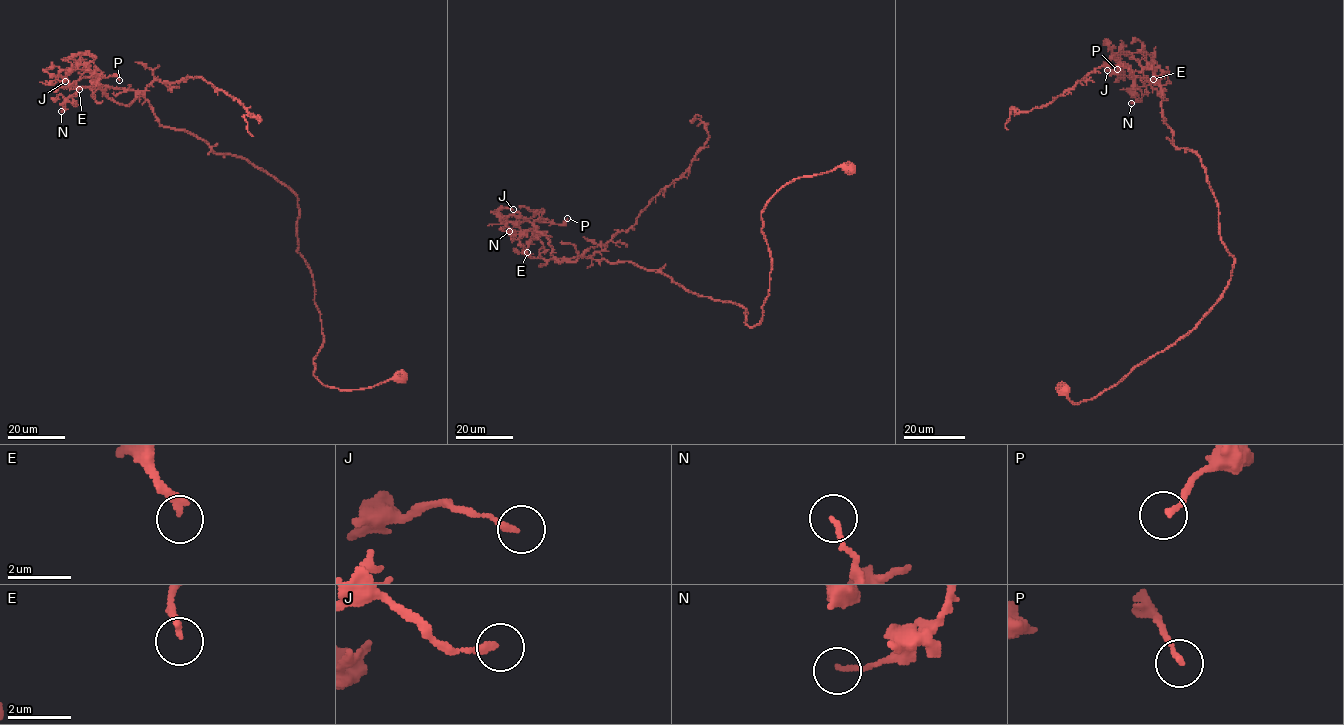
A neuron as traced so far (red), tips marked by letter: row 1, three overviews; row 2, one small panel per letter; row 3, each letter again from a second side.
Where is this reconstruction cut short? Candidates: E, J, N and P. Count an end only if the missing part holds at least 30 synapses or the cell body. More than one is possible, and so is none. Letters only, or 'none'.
none

